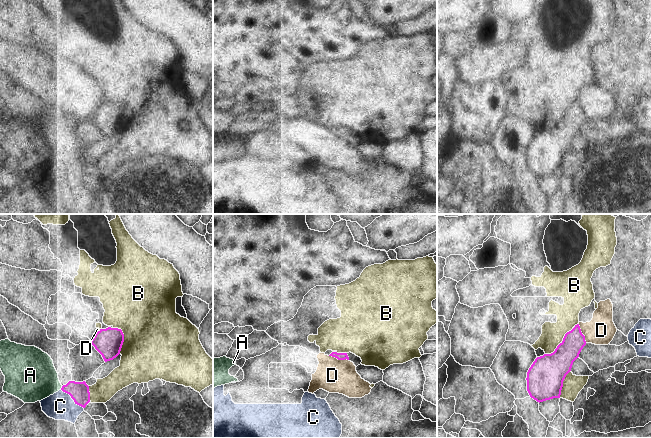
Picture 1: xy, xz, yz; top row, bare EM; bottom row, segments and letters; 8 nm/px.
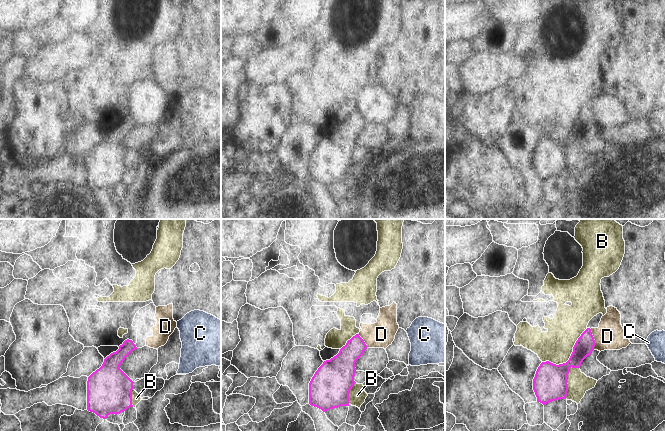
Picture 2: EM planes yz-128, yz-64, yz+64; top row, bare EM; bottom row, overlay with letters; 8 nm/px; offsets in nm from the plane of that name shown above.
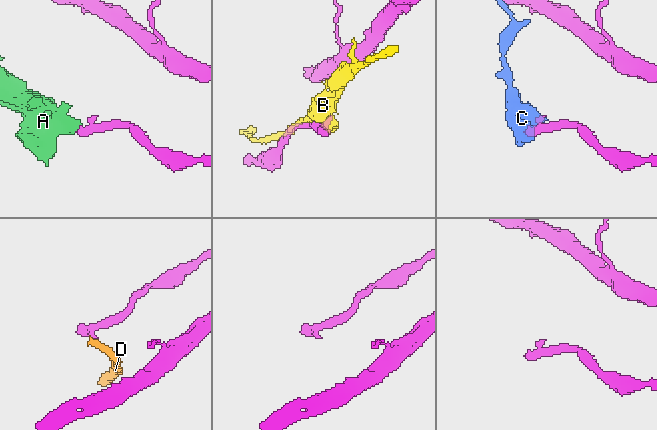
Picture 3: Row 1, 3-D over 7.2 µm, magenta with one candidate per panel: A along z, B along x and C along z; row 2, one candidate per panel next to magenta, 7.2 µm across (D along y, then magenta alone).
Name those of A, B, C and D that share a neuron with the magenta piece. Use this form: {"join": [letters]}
{"join": []}

